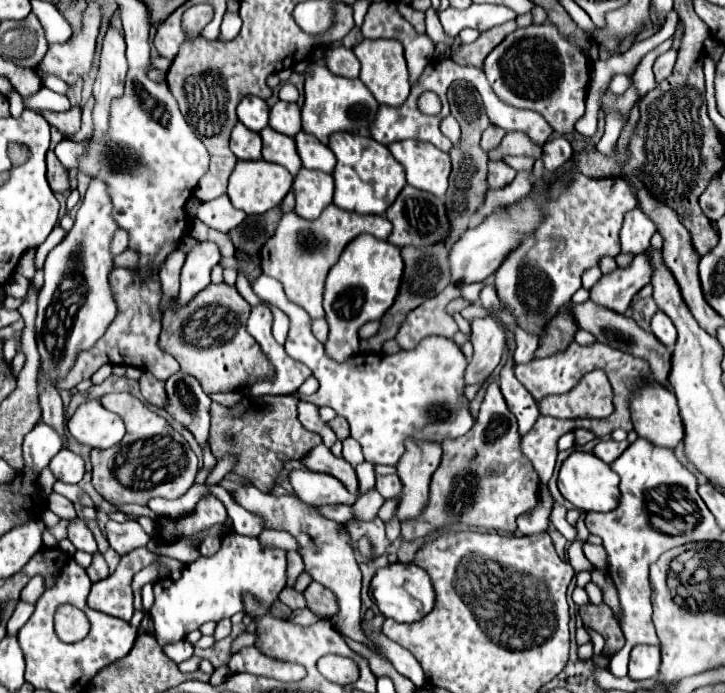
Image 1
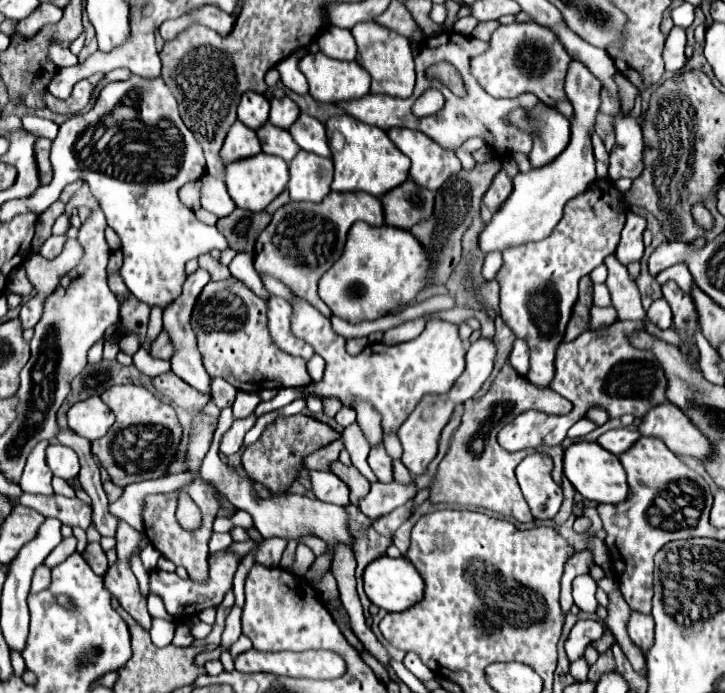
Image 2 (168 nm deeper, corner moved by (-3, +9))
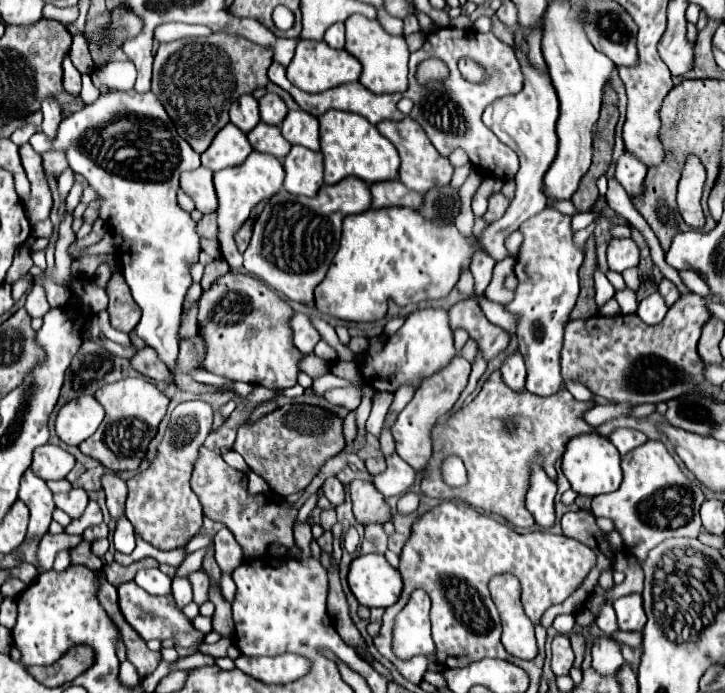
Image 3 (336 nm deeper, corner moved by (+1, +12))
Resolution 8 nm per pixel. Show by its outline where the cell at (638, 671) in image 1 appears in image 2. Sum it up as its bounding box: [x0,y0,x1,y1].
[626,611,654,651]

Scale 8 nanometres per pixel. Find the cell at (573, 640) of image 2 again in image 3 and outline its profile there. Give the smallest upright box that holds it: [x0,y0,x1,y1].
[552,634,574,676]

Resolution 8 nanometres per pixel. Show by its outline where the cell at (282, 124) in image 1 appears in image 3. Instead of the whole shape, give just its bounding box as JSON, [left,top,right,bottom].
[258,92,288,126]

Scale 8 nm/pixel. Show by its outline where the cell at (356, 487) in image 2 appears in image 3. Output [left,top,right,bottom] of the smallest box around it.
[350,480,390,524]

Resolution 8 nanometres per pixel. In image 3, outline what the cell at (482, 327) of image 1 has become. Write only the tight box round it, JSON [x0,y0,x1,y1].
[392,356,472,470]

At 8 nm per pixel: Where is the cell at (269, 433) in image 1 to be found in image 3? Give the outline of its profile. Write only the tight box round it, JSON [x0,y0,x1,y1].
[232,404,342,498]

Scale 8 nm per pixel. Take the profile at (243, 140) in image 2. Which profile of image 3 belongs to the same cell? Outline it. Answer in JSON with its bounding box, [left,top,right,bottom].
[202,122,252,172]

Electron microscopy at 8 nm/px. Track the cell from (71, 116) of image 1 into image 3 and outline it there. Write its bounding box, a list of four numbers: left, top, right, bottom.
[64,56,82,96]

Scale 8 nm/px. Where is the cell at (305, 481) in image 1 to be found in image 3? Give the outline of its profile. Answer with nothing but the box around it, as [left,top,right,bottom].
[322,478,344,506]

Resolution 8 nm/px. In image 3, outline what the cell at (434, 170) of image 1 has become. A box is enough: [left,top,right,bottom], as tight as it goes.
[378,118,452,194]

